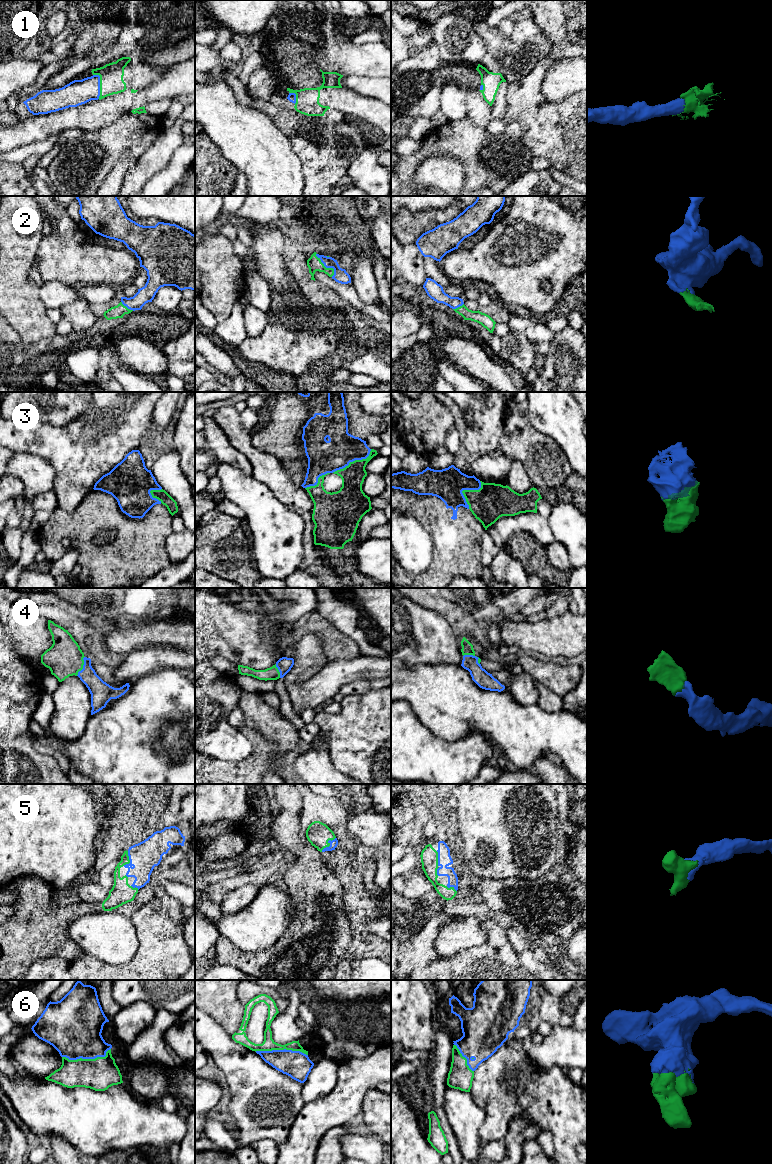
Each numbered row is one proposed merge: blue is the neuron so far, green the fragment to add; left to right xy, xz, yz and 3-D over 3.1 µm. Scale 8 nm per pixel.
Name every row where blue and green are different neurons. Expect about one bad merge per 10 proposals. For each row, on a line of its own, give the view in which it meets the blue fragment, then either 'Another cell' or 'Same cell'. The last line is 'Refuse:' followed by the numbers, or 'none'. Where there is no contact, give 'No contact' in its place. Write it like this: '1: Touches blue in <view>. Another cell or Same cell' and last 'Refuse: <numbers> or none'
1: Touches blue in xy. Same cell
2: Touches blue in xz. Same cell
3: Touches blue in xz. Same cell
4: Touches blue in yz. Same cell
5: Touches blue in xz. Same cell
6: Touches blue in xz. Same cell
Refuse: none

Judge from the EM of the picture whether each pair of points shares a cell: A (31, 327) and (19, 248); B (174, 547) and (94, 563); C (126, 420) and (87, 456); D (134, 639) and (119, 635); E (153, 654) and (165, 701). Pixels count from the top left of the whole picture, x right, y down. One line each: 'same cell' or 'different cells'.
A: same cell
B: different cells
C: same cell
D: same cell
E: different cells

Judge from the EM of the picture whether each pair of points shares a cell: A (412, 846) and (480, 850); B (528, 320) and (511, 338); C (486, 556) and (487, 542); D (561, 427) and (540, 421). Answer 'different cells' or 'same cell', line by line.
A: different cells
B: different cells
C: same cell
D: same cell

